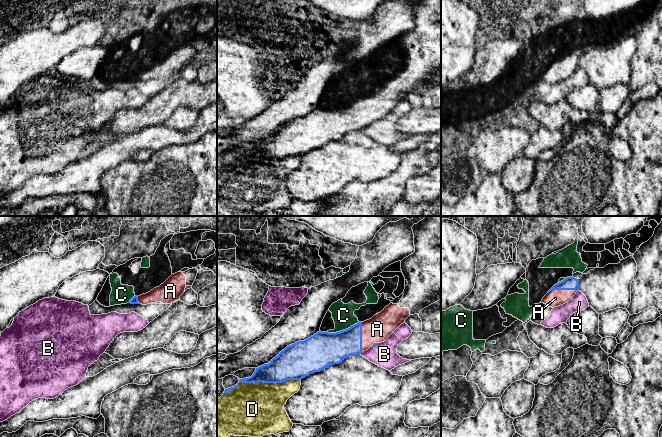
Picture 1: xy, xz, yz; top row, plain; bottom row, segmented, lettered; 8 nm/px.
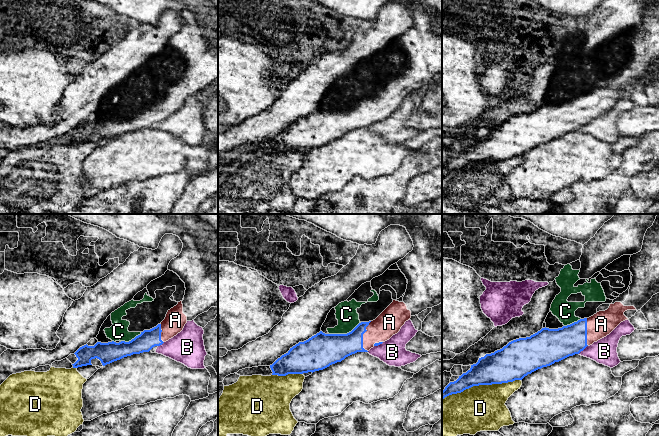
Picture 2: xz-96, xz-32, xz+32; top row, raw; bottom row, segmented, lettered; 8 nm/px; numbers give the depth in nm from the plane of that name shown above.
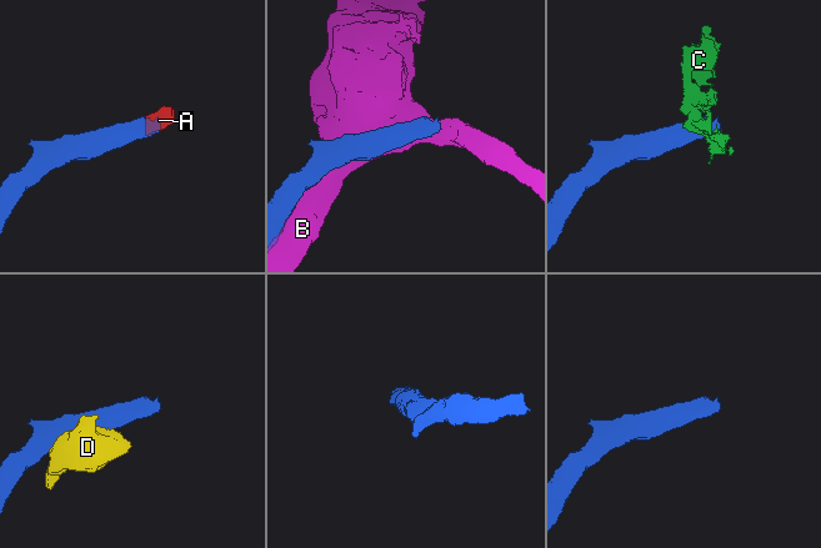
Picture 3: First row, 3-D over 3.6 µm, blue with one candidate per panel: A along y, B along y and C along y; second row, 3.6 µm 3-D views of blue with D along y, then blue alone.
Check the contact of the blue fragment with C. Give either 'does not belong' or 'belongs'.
does not belong

